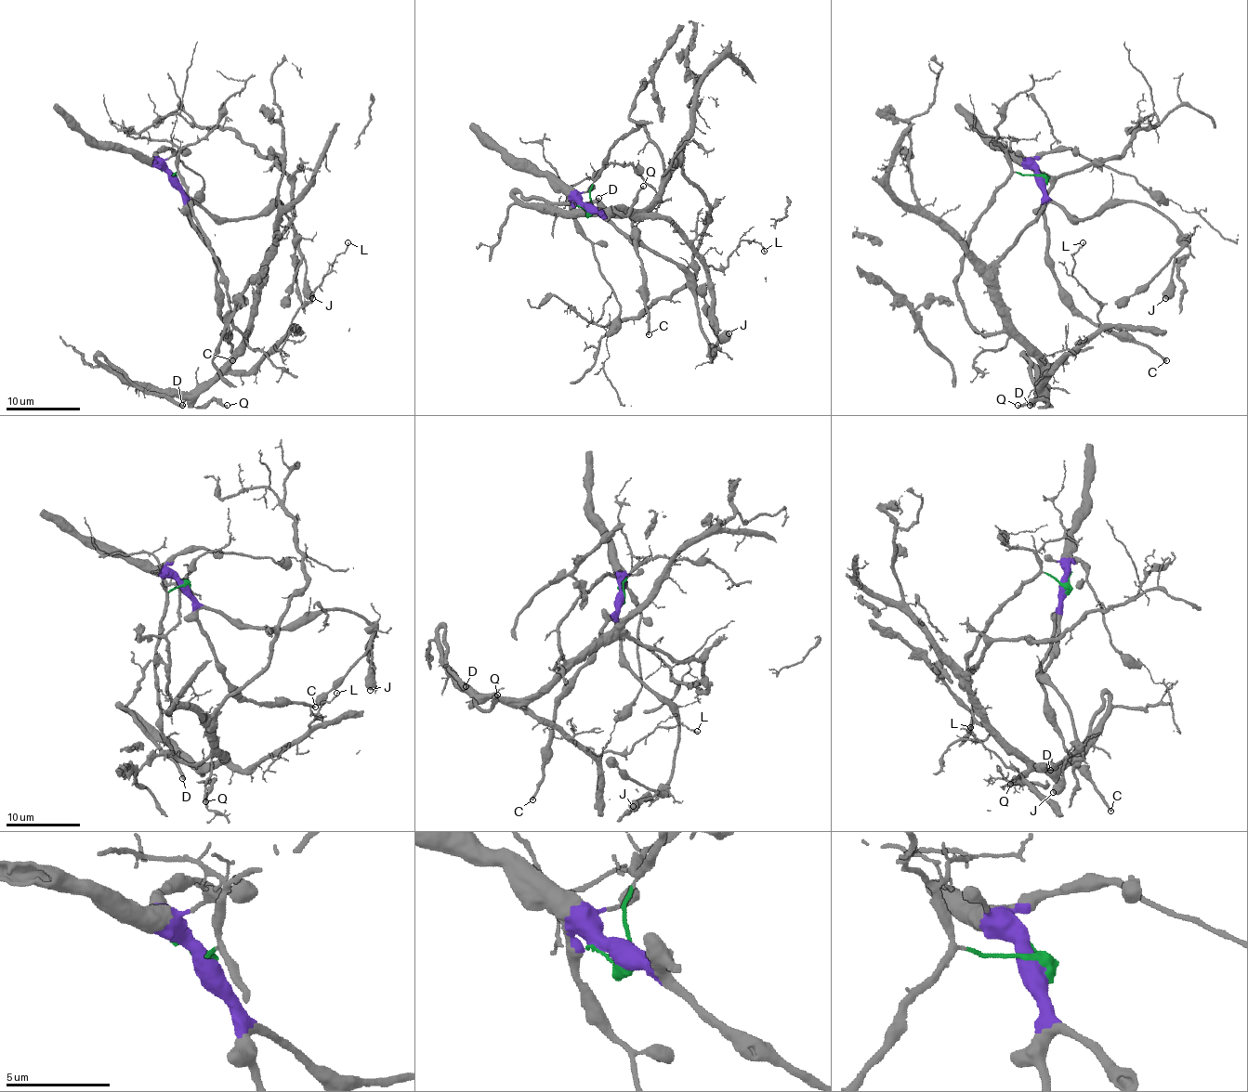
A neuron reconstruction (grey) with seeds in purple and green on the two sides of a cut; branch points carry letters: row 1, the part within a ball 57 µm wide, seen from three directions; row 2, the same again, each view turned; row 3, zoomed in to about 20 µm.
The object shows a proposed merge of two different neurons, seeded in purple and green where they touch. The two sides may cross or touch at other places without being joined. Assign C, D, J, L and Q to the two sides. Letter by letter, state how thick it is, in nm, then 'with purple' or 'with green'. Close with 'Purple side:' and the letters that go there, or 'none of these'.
C: 240 nm | with purple
D: 380 nm | with green
J: 750 nm | with purple
L: 140 nm | with green
Q: 240 nm | with green
Purple side: C, J

